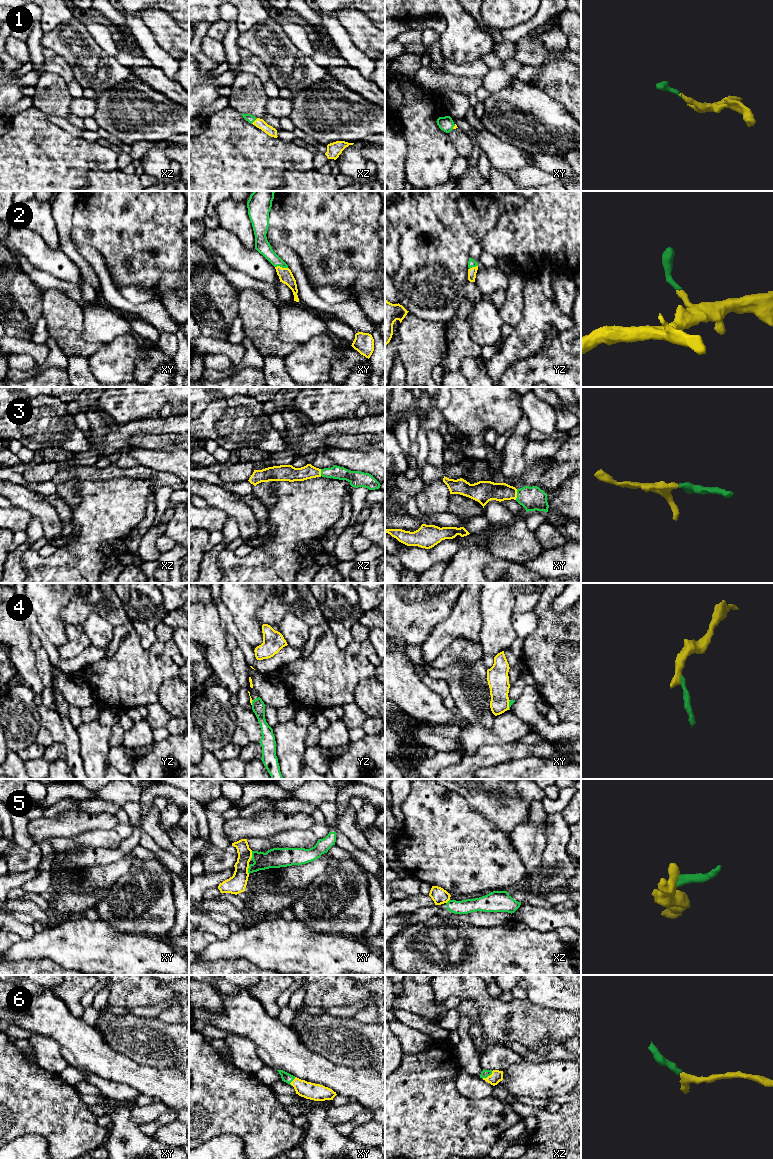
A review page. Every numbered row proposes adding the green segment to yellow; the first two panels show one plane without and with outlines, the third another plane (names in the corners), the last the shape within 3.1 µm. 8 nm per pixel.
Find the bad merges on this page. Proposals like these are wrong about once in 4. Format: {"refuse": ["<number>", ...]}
{"refuse": ["4", "5"]}

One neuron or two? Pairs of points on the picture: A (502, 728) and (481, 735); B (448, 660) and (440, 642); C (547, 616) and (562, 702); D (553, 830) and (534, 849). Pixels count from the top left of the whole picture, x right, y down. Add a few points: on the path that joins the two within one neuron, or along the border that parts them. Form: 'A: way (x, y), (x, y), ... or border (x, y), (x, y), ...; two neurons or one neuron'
A: way (500, 735), (499, 737), (488, 737); one neuron
B: border (456, 640), (432, 660), (425, 661), (422, 658); two neurons
C: way (559, 637), (562, 643), (562, 681); one neuron
D: border (546, 821), (546, 847), (542, 860); two neurons

